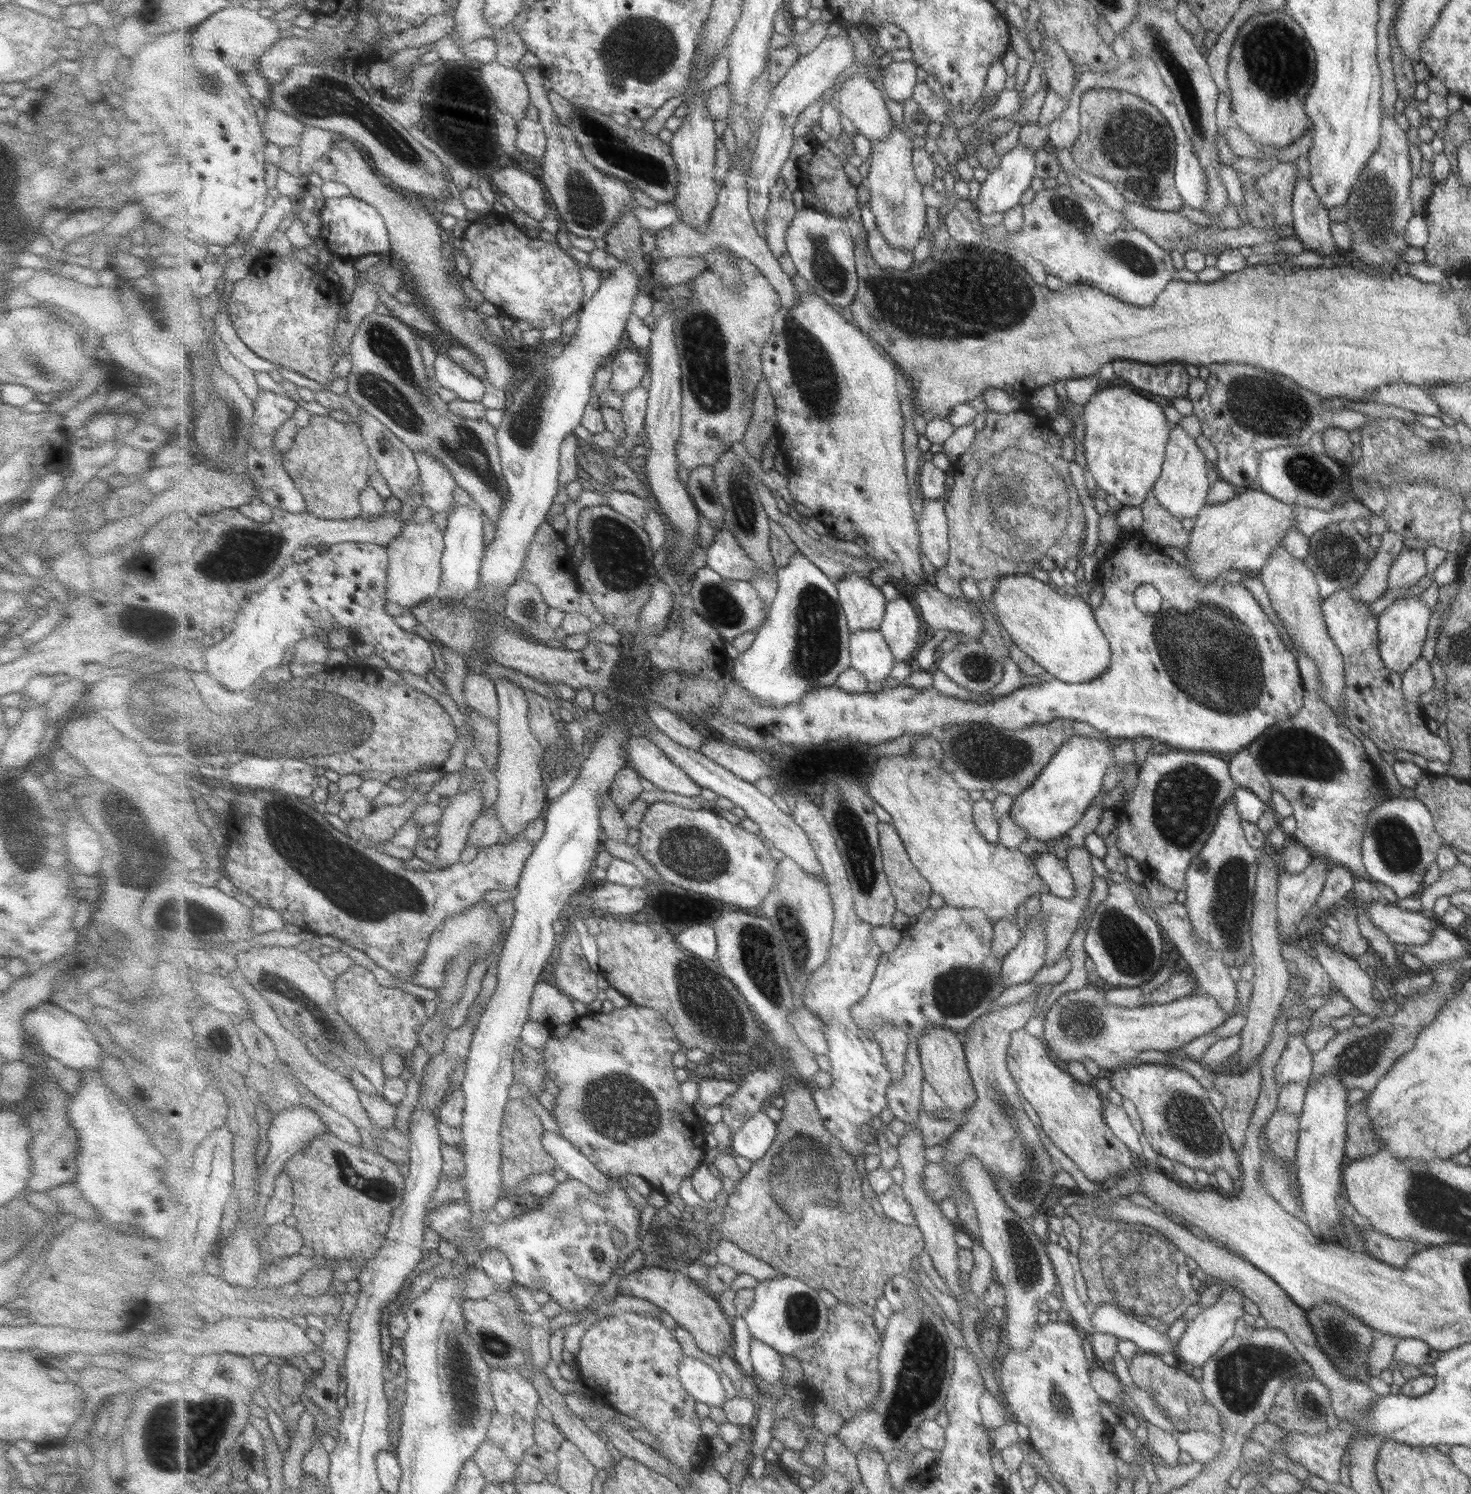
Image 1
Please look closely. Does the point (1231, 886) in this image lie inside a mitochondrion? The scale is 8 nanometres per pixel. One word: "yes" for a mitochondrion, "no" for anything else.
yes

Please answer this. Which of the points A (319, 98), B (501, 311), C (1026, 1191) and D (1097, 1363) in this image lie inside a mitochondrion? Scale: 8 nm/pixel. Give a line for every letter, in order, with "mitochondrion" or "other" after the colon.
A: mitochondrion
B: other
C: mitochondrion
D: other

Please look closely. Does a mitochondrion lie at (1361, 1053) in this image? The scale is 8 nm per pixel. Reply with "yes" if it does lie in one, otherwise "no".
yes

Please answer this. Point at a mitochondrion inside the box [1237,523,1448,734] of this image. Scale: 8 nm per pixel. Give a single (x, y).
(1338, 558)

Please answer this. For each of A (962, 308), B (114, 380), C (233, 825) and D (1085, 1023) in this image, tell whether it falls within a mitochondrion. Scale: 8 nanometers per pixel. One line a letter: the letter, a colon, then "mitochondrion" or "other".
A: mitochondrion
B: other
C: other
D: mitochondrion

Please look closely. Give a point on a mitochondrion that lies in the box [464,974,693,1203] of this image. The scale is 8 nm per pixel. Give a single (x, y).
(618, 1110)

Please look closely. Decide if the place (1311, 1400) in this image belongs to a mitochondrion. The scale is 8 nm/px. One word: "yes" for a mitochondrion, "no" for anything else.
yes

